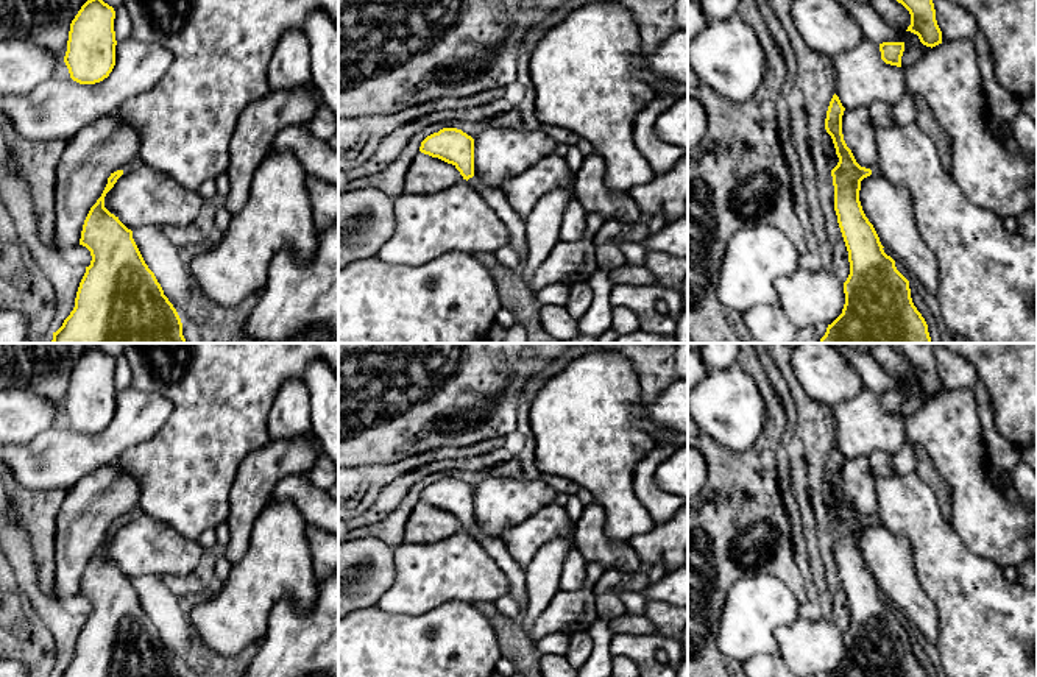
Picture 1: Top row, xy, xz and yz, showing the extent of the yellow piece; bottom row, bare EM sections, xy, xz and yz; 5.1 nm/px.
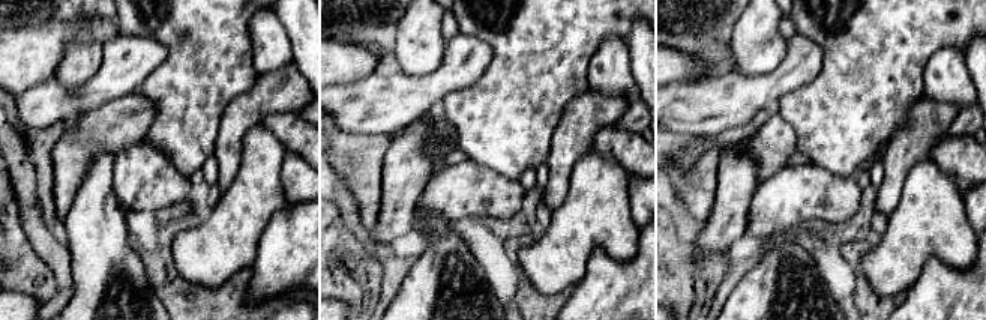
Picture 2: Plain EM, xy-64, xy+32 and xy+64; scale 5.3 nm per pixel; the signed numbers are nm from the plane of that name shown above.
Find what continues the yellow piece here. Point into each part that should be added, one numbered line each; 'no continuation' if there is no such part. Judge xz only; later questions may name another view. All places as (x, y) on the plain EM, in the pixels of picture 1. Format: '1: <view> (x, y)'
1: xz (496, 548)

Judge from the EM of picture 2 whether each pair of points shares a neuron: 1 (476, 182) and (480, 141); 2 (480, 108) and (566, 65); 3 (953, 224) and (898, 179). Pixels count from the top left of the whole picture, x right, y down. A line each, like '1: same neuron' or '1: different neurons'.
1: different neurons
2: same neuron
3: different neurons

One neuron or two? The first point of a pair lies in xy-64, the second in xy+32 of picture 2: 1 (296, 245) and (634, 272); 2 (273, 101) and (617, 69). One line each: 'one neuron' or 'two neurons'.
1: one neuron
2: two neurons

